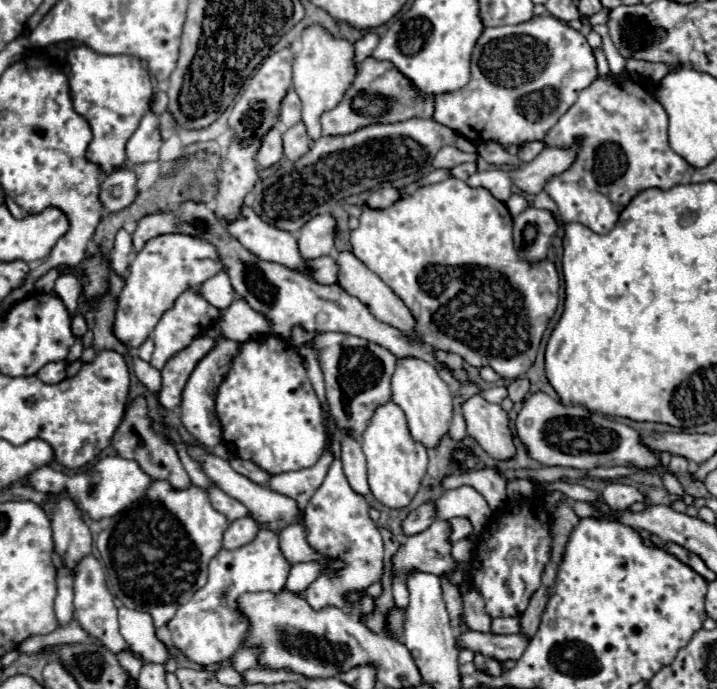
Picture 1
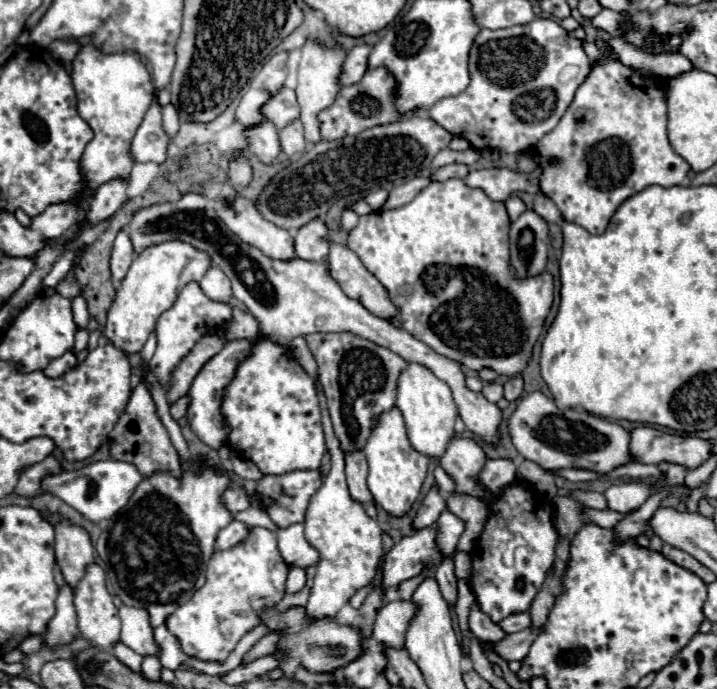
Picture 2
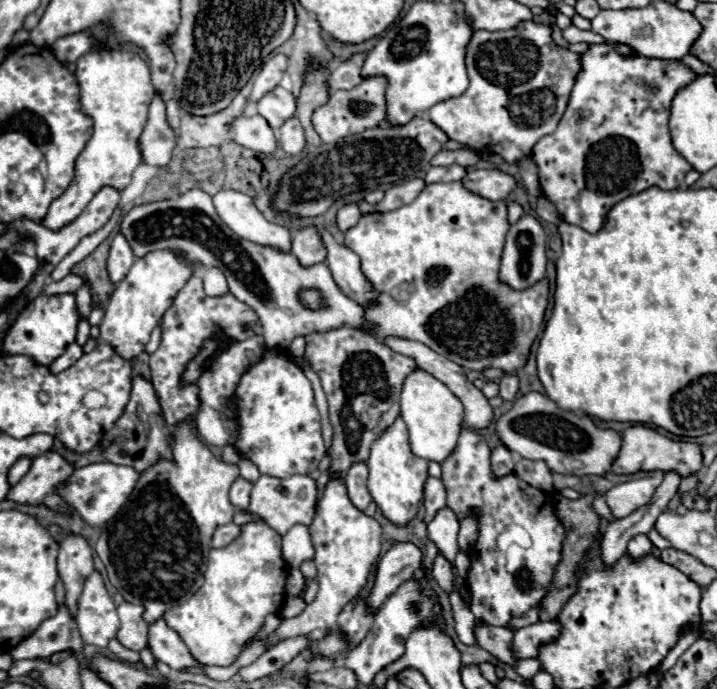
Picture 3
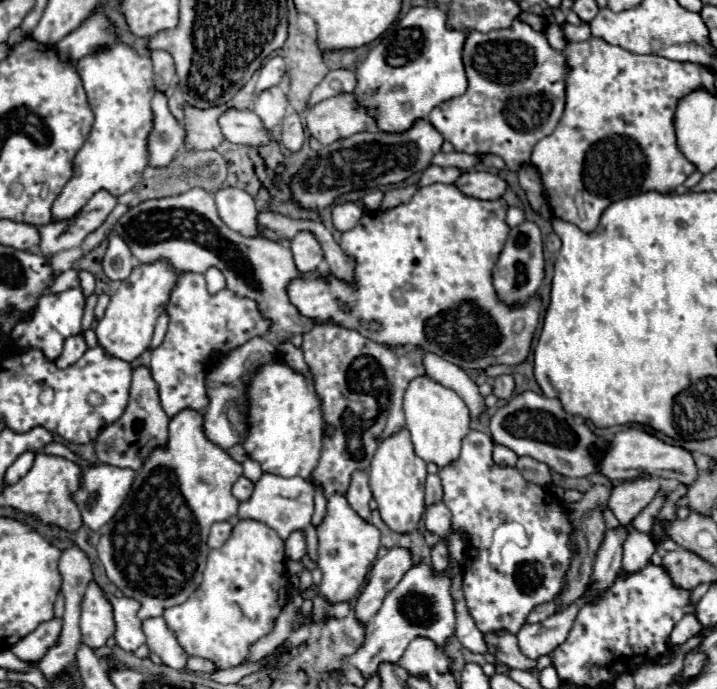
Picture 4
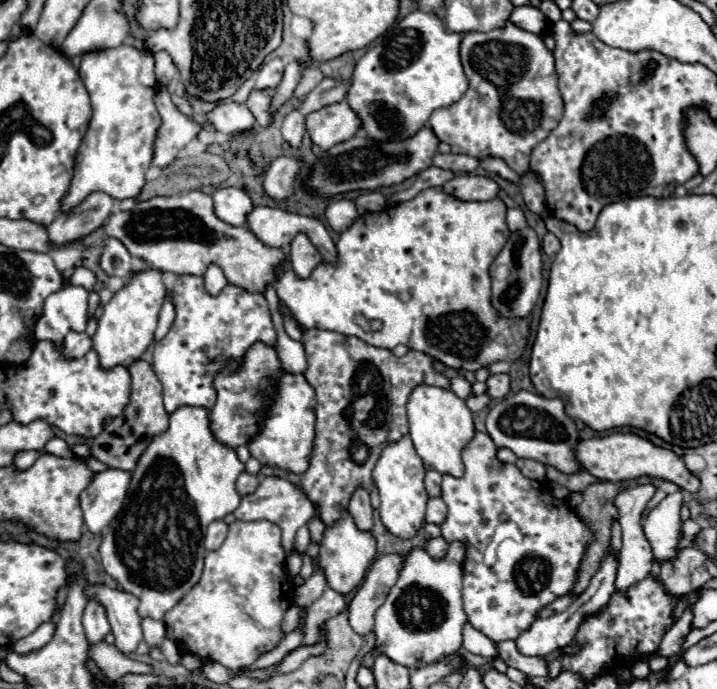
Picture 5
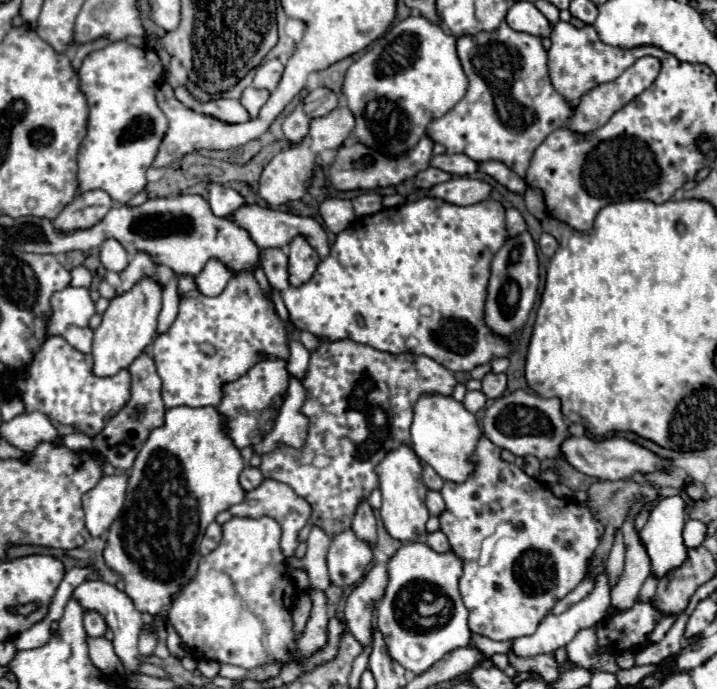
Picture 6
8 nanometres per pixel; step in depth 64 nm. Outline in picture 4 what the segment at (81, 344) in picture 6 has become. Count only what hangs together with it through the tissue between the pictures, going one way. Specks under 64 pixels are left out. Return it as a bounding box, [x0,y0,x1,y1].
[56,336,86,368]

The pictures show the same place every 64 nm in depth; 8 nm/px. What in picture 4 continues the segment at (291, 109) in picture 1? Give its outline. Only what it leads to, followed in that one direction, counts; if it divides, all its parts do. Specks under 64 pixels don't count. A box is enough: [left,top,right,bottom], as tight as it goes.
[254,86,288,130]

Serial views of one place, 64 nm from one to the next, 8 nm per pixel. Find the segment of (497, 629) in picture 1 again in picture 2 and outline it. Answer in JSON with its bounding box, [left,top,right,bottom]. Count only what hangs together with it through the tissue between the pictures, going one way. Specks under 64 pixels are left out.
[498,612,530,634]

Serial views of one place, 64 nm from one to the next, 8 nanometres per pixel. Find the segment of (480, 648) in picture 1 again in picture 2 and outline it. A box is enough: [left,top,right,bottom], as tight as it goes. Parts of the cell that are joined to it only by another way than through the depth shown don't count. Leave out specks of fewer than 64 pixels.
[480,628,540,662]

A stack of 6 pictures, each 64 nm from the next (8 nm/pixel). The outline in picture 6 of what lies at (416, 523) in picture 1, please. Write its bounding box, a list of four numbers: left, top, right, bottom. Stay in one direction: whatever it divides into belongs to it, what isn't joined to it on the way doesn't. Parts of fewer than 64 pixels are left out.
[424,466,444,490]

